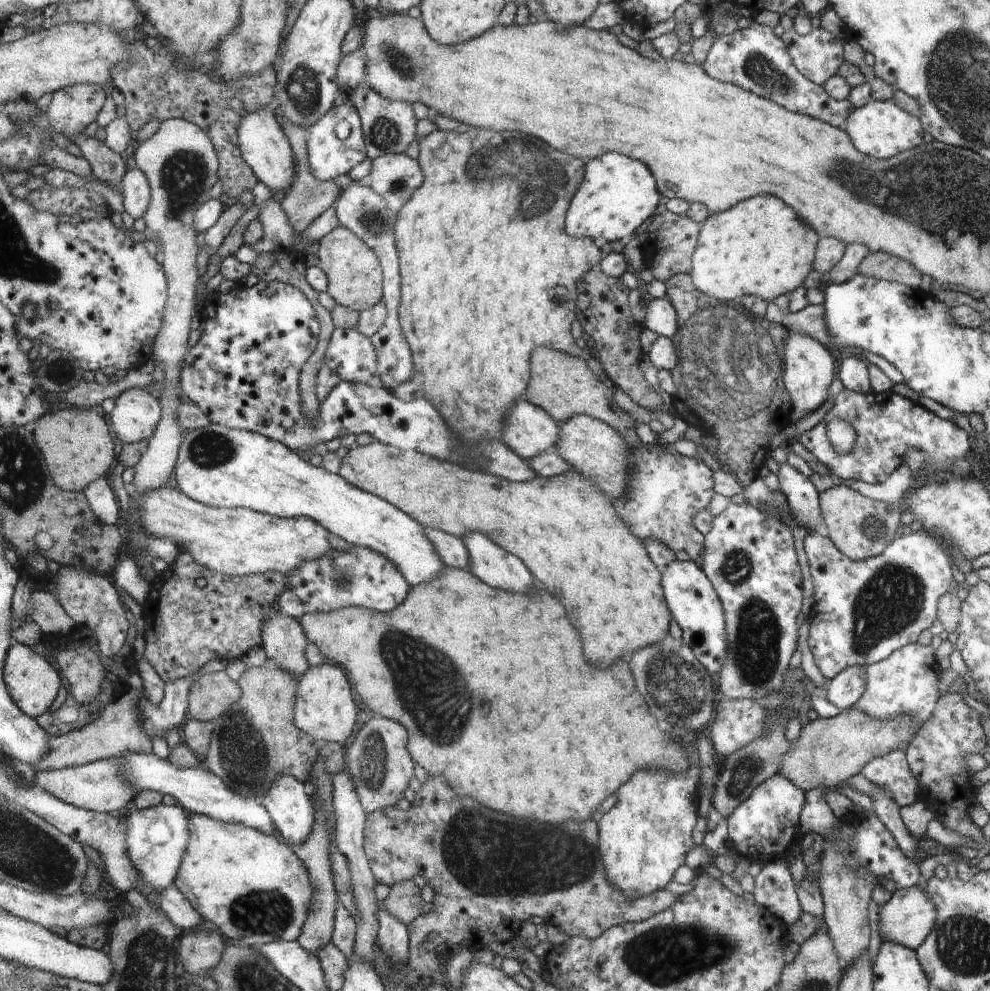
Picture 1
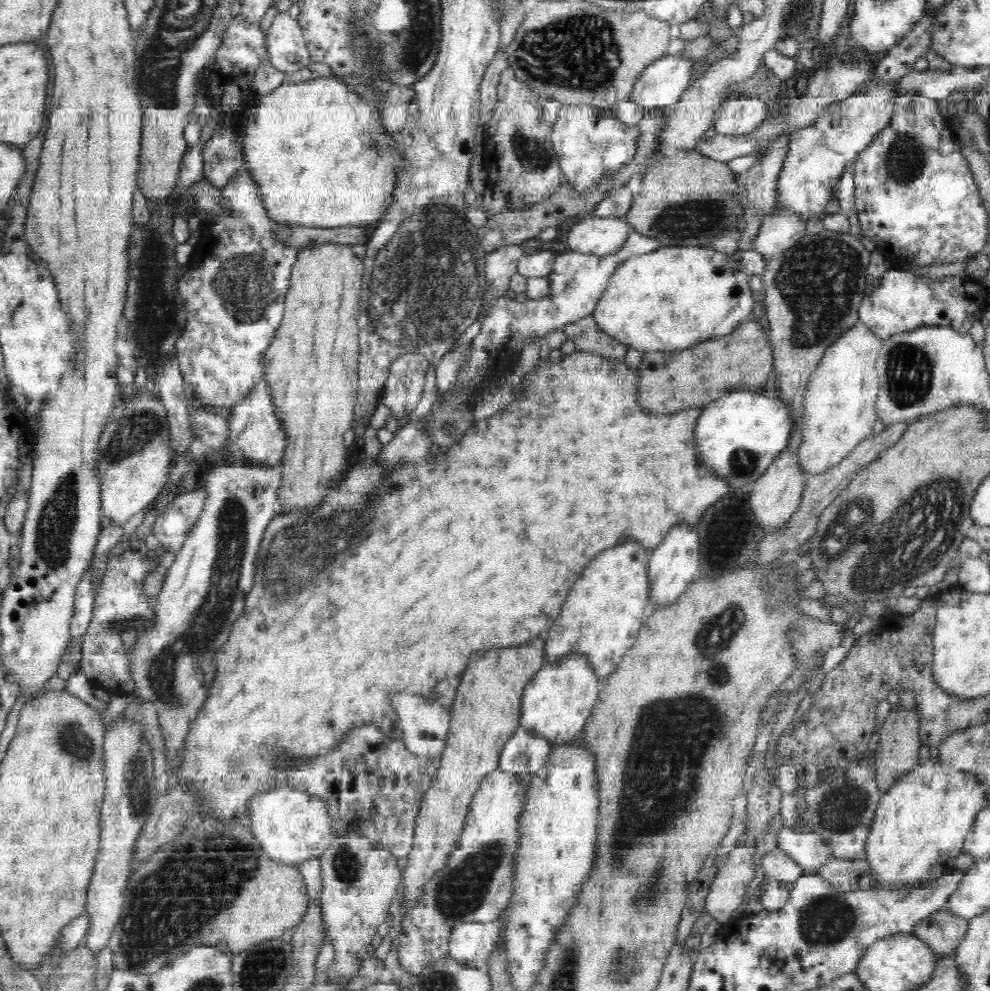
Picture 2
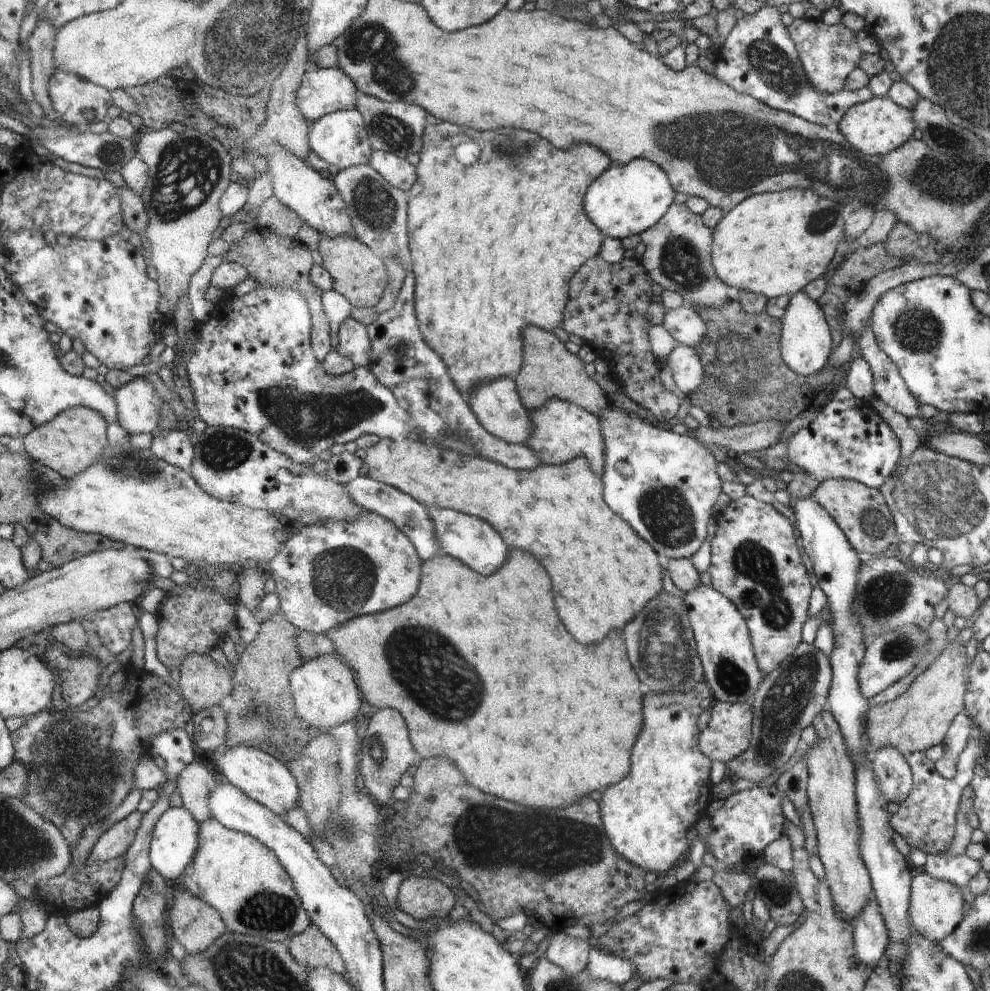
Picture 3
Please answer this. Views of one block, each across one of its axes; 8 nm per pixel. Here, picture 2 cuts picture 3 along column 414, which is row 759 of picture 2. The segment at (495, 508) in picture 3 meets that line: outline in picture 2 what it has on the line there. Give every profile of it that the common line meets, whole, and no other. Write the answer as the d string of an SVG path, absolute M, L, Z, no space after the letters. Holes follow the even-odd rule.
M543 635L518 648L478 650L472 656L462 676L462 684L458 686L453 706L449 708L451 726L446 749L436 760L437 774L423 796L415 820L413 849L402 862L402 911L414 906L416 900L424 894L424 886L446 865L448 856L456 848L456 840L460 837L469 806L480 783L487 774L498 770L498 760L505 742L520 727L523 690L546 661L544 644Z

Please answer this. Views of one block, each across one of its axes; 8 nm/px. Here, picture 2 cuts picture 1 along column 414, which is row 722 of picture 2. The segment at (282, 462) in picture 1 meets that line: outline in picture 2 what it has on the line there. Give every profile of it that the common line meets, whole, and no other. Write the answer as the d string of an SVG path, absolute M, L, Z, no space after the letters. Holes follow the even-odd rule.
M571 654L553 663L545 661L523 690L520 728L528 729L553 744L570 742L582 732L592 715L600 692L598 680L600 677L594 673L592 665L580 654Z

